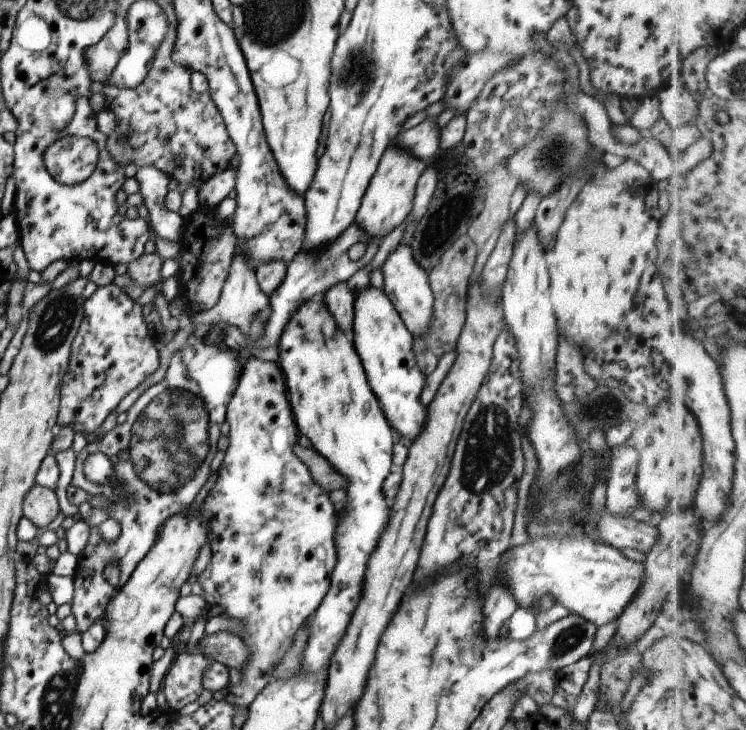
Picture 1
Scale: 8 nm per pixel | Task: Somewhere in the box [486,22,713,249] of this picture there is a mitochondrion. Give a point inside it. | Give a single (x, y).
(550, 156)

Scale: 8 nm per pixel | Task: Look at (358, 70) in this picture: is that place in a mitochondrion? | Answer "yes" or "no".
yes

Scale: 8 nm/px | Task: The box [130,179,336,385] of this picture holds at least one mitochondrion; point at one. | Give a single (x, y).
(257, 319)

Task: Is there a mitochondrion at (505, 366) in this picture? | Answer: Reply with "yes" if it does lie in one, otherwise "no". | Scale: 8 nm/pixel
no

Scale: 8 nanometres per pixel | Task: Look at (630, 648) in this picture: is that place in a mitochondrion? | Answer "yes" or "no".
no

